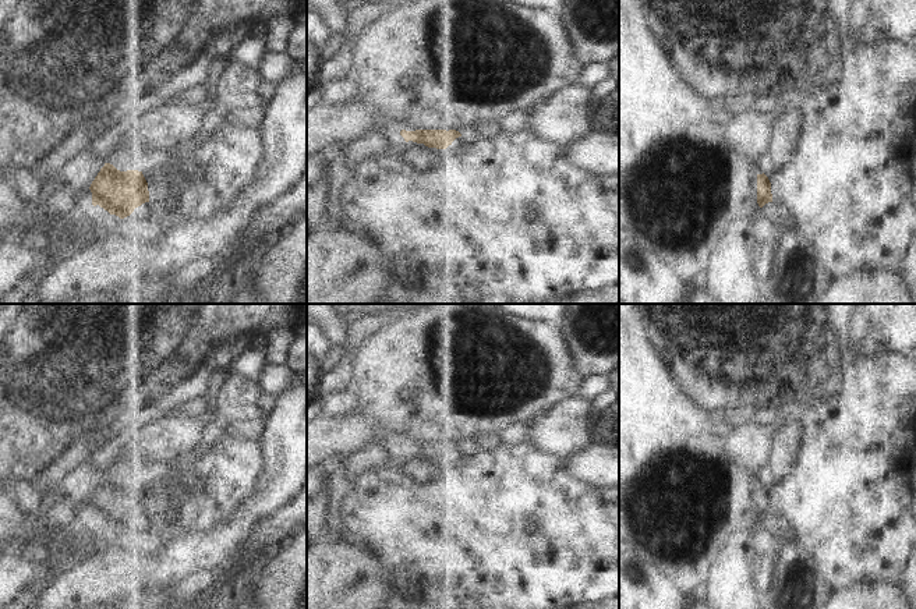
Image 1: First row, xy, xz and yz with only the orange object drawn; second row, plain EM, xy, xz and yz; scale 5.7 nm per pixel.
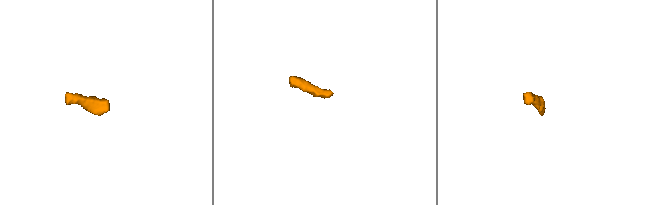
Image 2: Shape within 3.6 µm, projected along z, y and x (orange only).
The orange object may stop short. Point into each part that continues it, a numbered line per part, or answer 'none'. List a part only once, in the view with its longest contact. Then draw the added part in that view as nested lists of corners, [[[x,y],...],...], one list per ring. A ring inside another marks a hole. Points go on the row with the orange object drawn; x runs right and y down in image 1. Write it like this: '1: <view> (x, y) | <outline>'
1: xy (147, 218) | [[[145,202],[130,215],[130,223],[138,231],[155,231],[165,224],[166,216],[152,202]]]

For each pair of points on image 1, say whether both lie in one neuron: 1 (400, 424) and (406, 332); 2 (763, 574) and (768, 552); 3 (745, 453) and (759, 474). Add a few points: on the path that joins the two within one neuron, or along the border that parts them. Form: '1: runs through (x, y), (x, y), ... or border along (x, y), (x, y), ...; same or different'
1: runs through (406, 402), (406, 354); same
2: runs through (766, 569), (768, 558); same
3: runs through (750, 459), (759, 468); same

